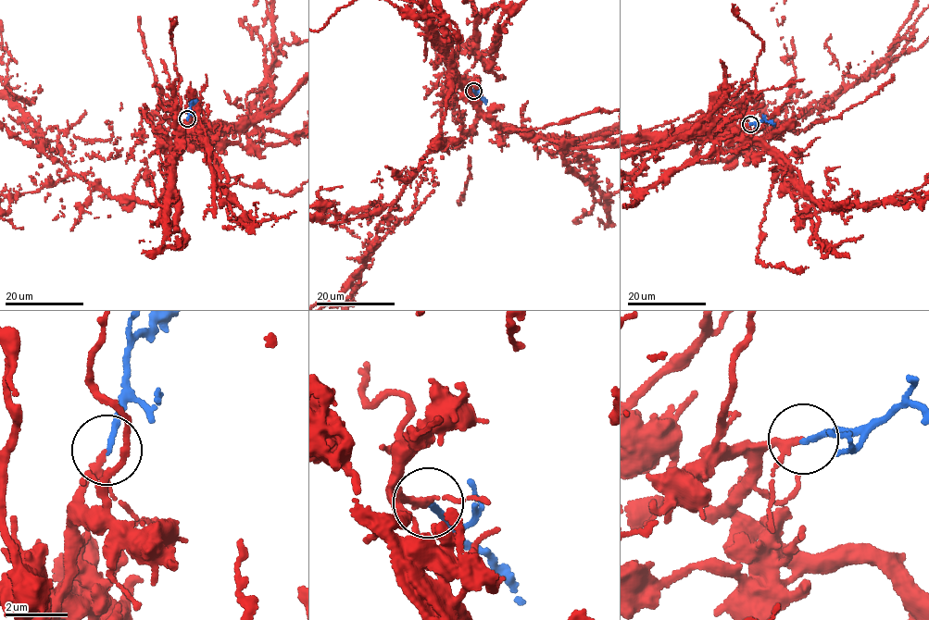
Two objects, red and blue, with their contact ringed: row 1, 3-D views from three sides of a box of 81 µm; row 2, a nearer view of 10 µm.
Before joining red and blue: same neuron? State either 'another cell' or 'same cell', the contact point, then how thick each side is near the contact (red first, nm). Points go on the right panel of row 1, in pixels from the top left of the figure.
same cell; at (750, 124); 170 nm thick on the red side, 180 nm on the other

